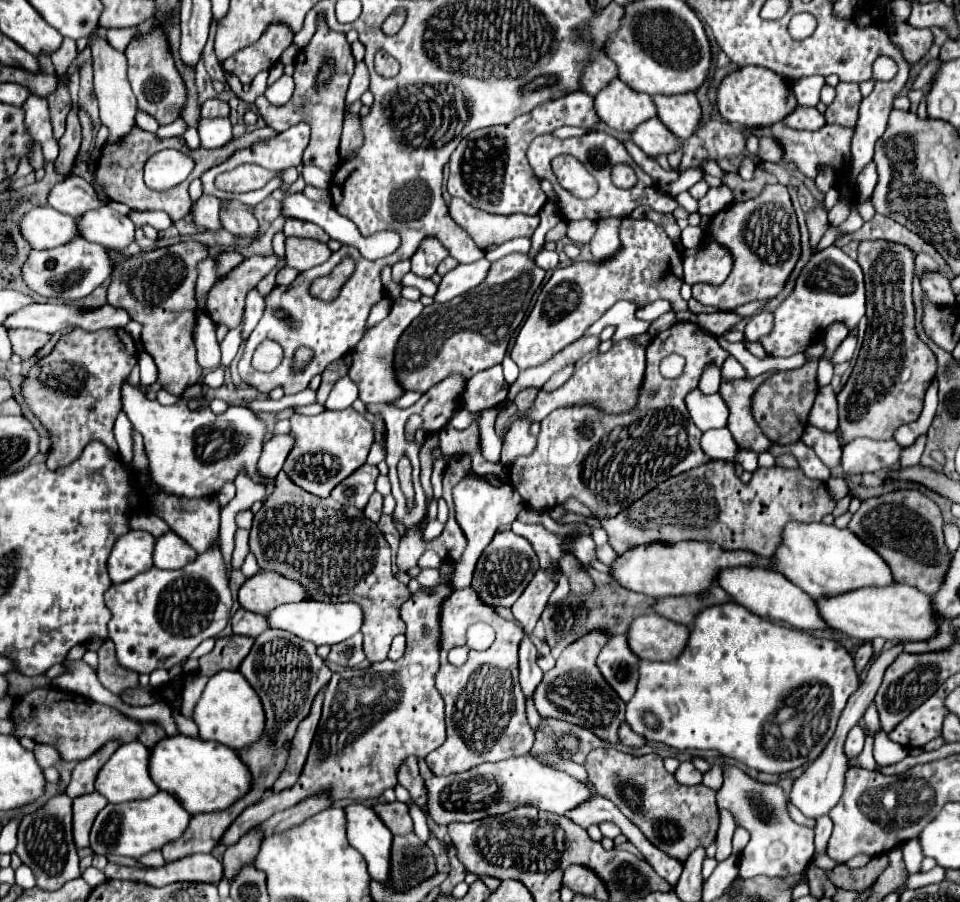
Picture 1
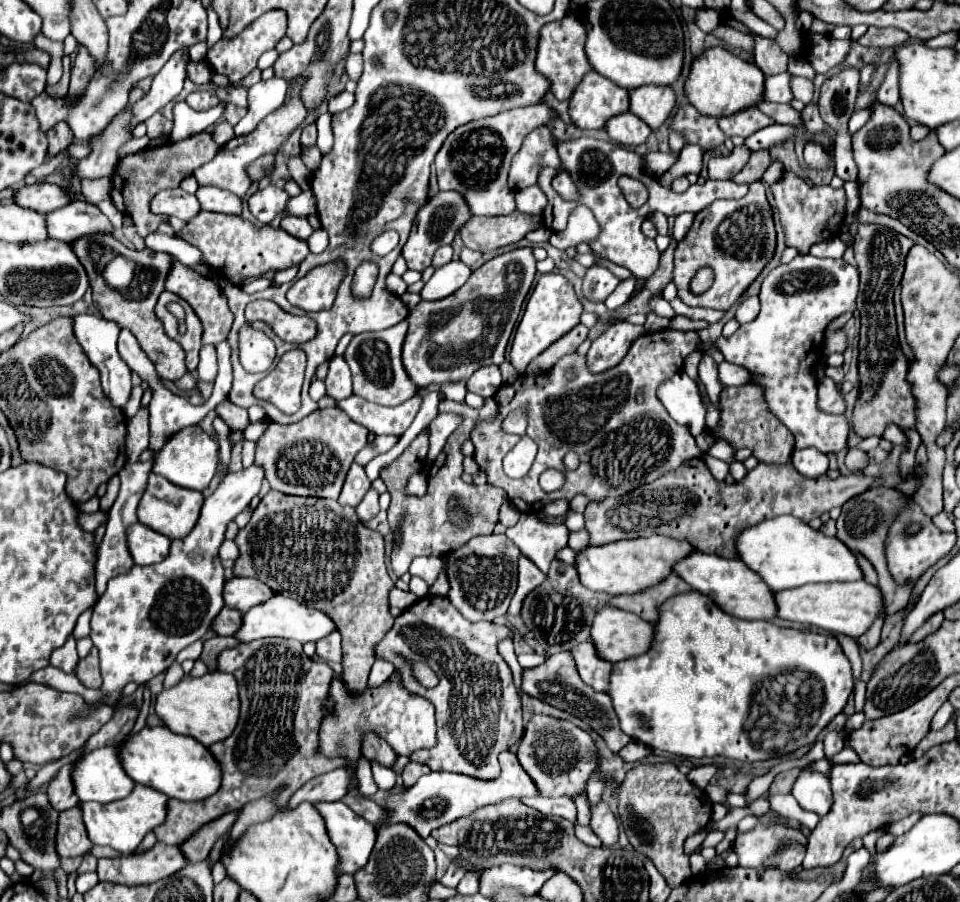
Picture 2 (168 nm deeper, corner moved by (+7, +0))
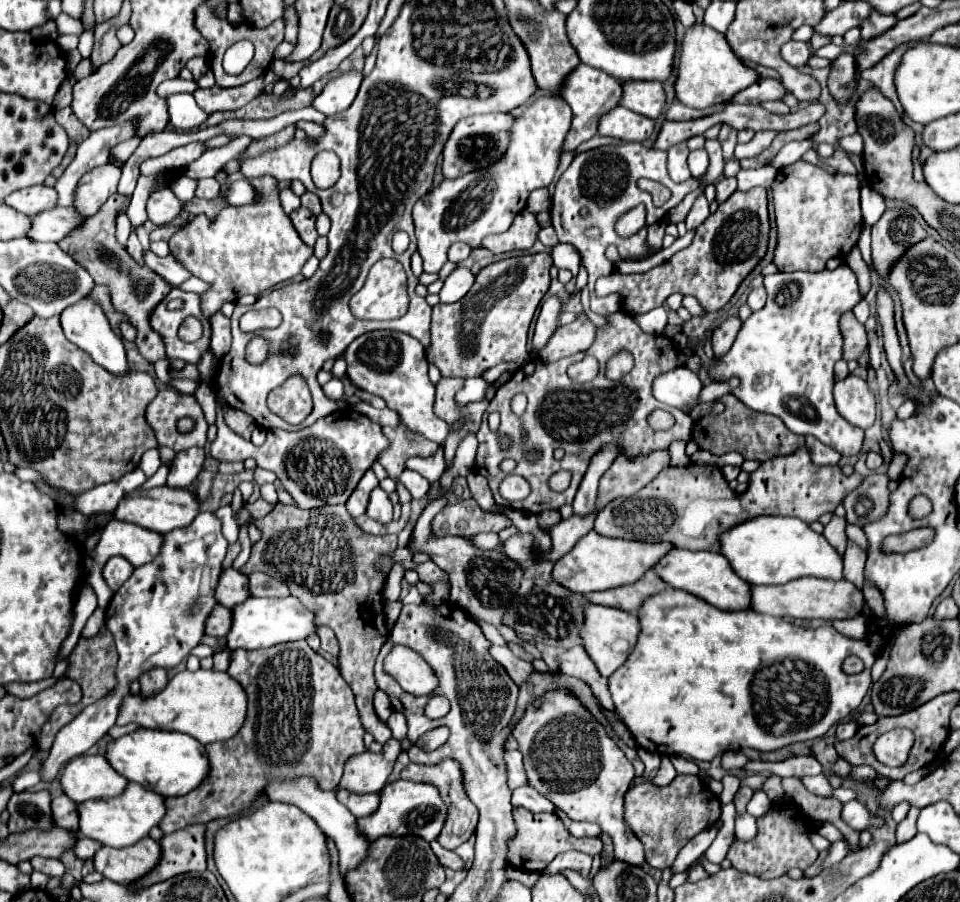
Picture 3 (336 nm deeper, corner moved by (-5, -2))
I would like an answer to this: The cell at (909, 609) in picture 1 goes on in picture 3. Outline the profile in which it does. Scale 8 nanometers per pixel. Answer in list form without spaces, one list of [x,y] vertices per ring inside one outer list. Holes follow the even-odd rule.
[[[795,579],[785,585],[759,585],[751,587],[753,601],[751,607],[757,613],[773,615],[773,617],[793,617],[793,619],[853,619],[863,613],[865,597],[863,591],[857,589],[849,581],[829,581],[829,579]]]

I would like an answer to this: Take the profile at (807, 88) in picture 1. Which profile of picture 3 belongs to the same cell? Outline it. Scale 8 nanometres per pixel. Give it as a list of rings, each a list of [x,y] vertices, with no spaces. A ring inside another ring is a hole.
[[[761,79],[761,83],[755,83],[753,87],[747,87],[741,95],[737,95],[733,101],[735,103],[753,103],[761,105],[765,101],[777,101],[783,99],[789,91],[783,87],[781,81],[777,79]]]

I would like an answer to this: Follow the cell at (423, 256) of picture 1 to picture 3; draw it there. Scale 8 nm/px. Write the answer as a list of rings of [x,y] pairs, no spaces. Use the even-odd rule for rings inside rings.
[[[541,97],[537,99],[523,115],[517,117],[515,127],[511,129],[511,147],[507,155],[489,167],[487,171],[475,171],[471,175],[461,175],[459,179],[443,179],[443,183],[431,189],[425,197],[421,197],[413,207],[415,233],[419,239],[419,255],[423,257],[423,267],[427,273],[439,273],[443,263],[447,261],[447,249],[457,243],[469,243],[471,247],[479,247],[481,239],[491,233],[501,233],[511,225],[511,219],[525,209],[527,197],[537,187],[549,187],[559,167],[559,157],[563,149],[563,141],[571,127],[571,107],[559,97]]]

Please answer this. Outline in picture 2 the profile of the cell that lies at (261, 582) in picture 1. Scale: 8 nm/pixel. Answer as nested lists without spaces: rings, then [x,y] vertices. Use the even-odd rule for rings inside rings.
[[[233,577],[225,581],[225,587],[223,587],[225,605],[241,613],[245,613],[251,605],[259,605],[267,601],[269,597],[273,597],[273,591],[265,583],[253,577]]]

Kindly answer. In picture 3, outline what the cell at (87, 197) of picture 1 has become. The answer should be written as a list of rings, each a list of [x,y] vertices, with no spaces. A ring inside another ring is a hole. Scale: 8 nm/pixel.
[[[33,185],[27,189],[19,189],[15,193],[11,193],[5,203],[13,209],[17,209],[19,213],[25,215],[37,215],[41,211],[49,211],[57,205],[57,191],[53,187],[47,185]]]

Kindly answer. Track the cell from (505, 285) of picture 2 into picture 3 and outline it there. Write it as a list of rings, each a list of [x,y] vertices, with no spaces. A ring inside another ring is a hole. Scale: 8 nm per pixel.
[[[549,253],[509,257],[509,259],[491,263],[477,273],[475,285],[469,289],[469,293],[461,301],[451,305],[443,305],[443,303],[435,305],[433,319],[431,319],[431,343],[425,349],[427,363],[435,365],[443,377],[463,377],[463,379],[479,377],[483,371],[499,363],[517,363],[519,367],[527,363],[529,361],[527,331],[539,301],[549,289],[551,263],[553,259]]]

